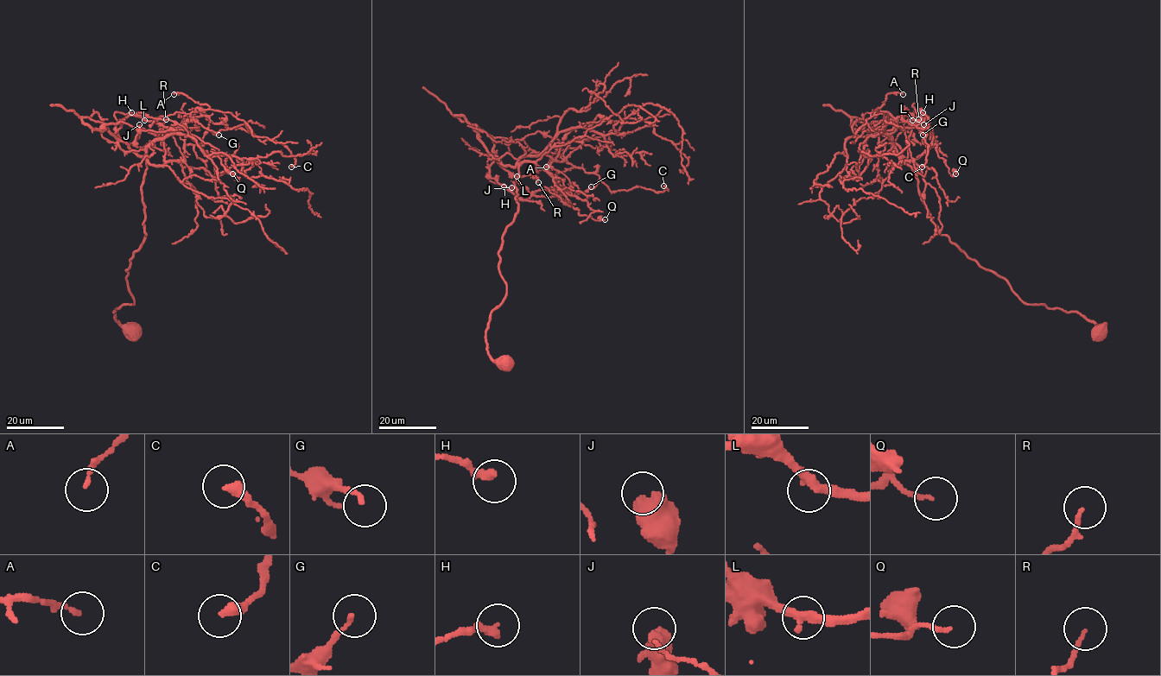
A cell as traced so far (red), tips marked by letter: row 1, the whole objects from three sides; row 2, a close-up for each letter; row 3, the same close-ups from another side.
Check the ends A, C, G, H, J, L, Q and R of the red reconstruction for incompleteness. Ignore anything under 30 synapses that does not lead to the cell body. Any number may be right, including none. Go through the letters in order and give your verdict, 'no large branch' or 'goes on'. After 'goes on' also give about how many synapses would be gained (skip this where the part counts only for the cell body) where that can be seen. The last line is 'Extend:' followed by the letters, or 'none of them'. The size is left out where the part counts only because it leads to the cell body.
A: no large branch
C: no large branch
G: no large branch
H: no large branch
J: no large branch
L: no large branch
Q: no large branch
R: no large branch
Extend: none of them

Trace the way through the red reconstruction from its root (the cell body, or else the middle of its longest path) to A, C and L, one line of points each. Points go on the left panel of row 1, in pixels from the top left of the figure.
A: (132, 331), (113, 312), (134, 303), (126, 270), (145, 236), (146, 148), (209, 108), (174, 94)
C: (132, 331), (113, 312), (134, 303), (126, 270), (145, 236), (146, 148), (206, 116), (282, 143), (291, 167)
L: (132, 331), (113, 312), (134, 303), (126, 270), (145, 236), (141, 185), (146, 148), (180, 129), (144, 120)

